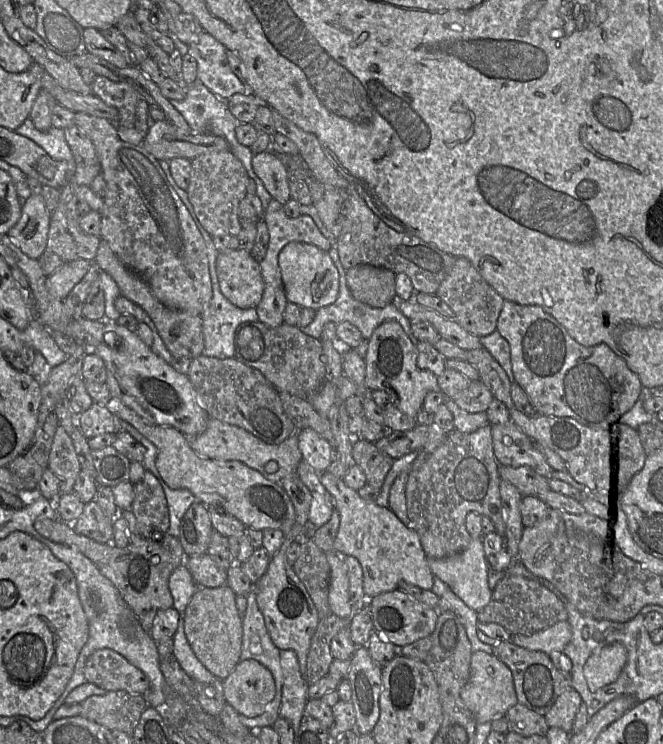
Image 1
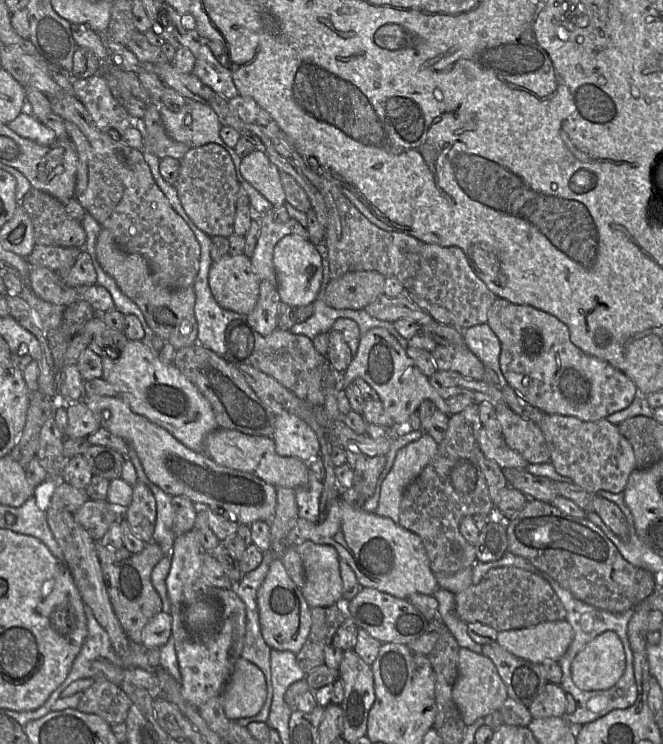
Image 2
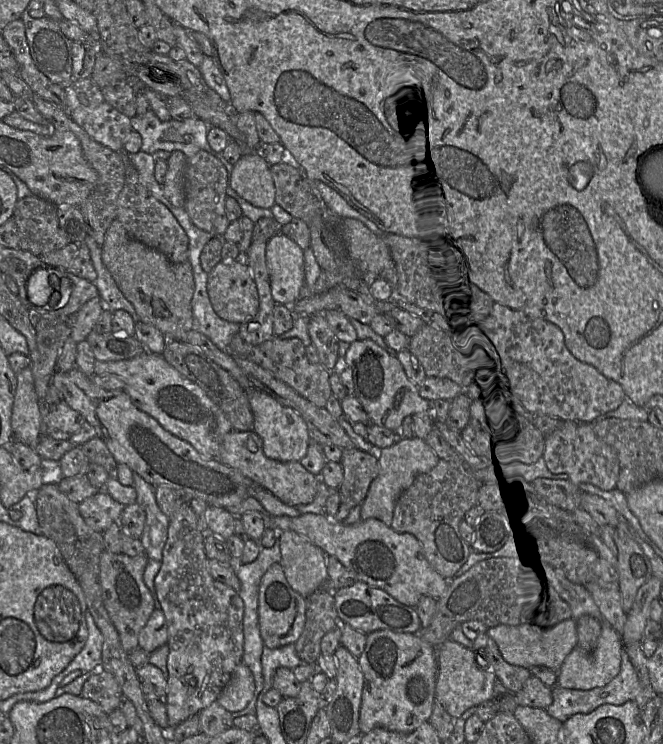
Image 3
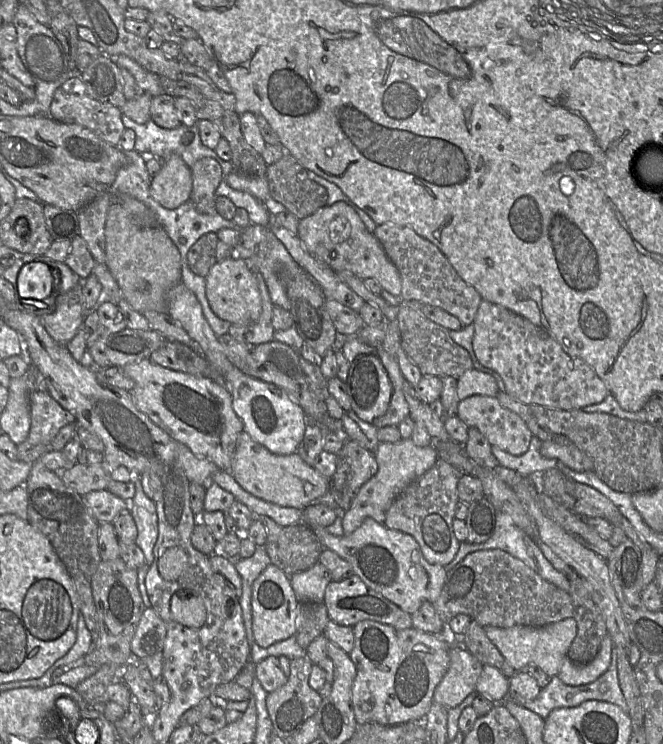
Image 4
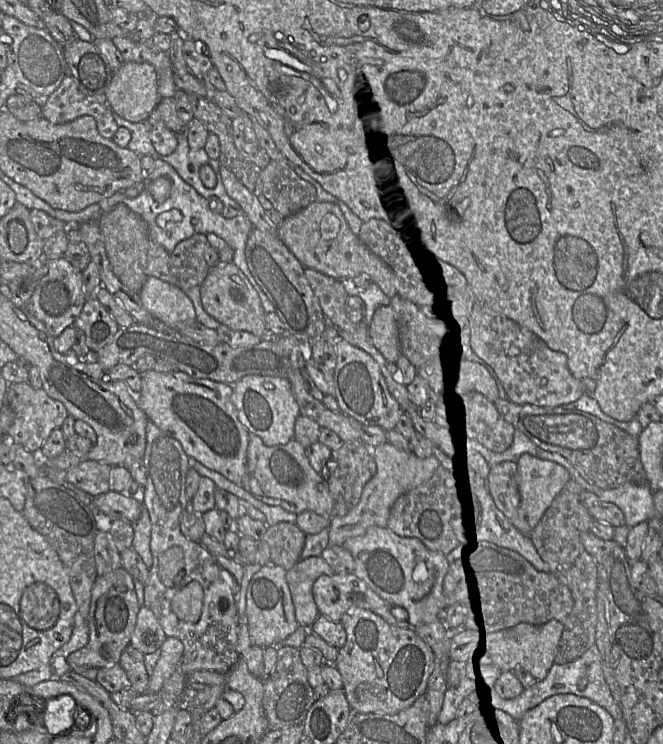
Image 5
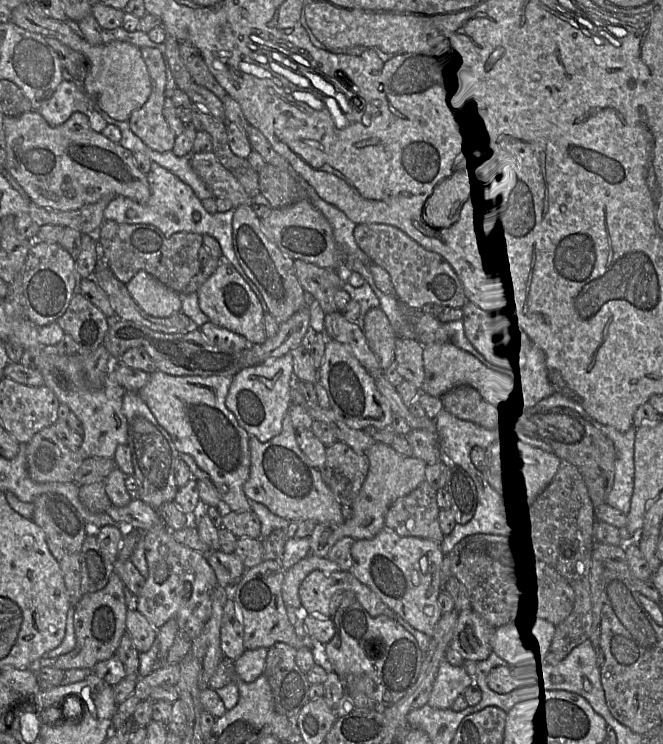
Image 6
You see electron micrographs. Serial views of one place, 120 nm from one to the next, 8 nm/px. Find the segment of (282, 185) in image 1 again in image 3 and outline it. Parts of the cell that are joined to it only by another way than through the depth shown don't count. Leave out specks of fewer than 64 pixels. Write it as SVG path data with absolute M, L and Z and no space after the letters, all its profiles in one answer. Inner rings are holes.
M258 151L243 155L234 165L229 185L253 206L271 209L276 203L270 168Z

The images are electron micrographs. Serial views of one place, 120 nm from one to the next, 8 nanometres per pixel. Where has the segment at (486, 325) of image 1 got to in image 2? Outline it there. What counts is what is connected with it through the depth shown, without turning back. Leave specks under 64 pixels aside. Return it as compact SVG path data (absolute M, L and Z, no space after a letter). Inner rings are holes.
M424 243L421 247L420 265L411 289L418 296L447 309L461 332L487 323L489 310L497 298L477 276L461 248L430 243Z

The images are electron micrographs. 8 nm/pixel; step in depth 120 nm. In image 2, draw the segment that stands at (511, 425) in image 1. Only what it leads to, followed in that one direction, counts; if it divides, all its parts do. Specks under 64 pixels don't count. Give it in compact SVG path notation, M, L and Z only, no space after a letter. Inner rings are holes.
M482 427L477 438L478 446L486 458L502 469L525 469L529 464L517 451L511 449L501 436L489 436Z

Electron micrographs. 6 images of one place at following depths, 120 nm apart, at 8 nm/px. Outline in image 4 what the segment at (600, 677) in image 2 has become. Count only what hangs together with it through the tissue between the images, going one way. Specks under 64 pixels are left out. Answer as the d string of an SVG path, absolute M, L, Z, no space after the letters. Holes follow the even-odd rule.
M606 634L601 642L597 656L587 664L576 664L566 658L561 665L560 680L570 686L580 686L594 682L610 667L612 661L613 641Z

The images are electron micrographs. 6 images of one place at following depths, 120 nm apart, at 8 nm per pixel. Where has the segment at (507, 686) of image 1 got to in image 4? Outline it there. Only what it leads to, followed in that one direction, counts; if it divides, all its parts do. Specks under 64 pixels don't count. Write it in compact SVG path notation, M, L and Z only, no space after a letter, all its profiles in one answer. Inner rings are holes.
M452 645L448 670L434 691L433 701L446 709L458 706L475 692L483 665L463 646Z

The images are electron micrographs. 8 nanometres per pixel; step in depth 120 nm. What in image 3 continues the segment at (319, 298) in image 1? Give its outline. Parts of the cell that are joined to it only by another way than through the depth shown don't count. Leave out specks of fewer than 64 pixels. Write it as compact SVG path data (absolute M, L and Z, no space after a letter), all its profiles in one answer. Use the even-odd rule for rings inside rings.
M276 234L267 243L266 265L276 305L292 306L305 284L304 250L286 235Z

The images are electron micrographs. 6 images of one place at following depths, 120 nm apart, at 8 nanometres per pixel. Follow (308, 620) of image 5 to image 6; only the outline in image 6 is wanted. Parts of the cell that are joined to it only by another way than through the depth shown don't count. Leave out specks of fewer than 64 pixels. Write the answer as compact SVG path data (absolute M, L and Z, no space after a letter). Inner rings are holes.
M308 555L285 571L282 596L286 606L290 606L296 610L303 609L299 589L304 579L315 570L320 570L325 573L341 571L338 564L332 562L327 557Z

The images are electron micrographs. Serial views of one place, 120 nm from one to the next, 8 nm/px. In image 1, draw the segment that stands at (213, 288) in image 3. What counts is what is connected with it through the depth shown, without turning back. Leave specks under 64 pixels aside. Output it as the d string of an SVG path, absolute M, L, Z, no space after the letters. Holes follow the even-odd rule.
M244 249L220 252L216 272L221 293L241 309L255 308L261 301L264 282L261 268L250 251Z

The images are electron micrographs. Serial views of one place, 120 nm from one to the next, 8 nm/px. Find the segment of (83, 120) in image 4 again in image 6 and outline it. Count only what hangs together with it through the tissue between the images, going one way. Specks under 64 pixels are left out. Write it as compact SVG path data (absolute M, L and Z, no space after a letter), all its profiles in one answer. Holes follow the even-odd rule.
M63 79L52 96L43 103L38 111L46 122L56 127L66 122L75 112L89 118L92 130L101 133L108 125L95 109L94 102L73 81Z

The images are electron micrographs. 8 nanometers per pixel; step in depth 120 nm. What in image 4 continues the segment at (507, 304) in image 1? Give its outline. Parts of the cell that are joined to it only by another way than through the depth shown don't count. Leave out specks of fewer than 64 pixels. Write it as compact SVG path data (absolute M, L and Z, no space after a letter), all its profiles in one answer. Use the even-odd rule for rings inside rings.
M482 300L473 325L472 345L478 361L500 375L505 392L515 400L552 409L575 410L600 403L610 394L592 367L567 354L546 331L523 316Z

